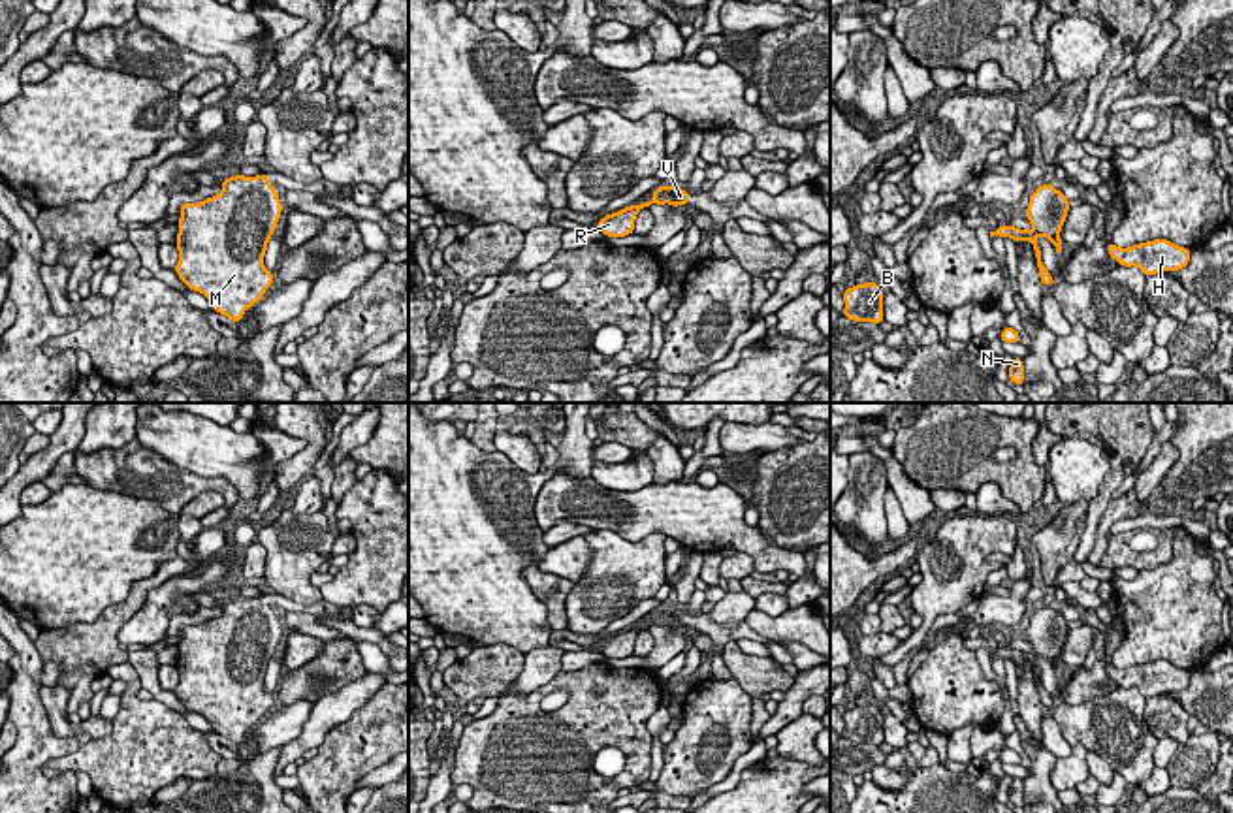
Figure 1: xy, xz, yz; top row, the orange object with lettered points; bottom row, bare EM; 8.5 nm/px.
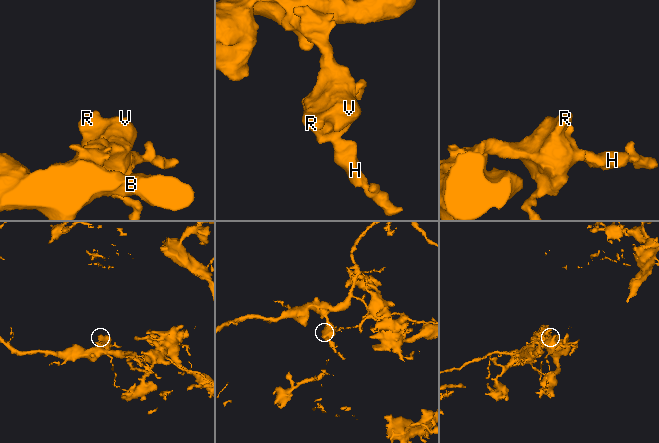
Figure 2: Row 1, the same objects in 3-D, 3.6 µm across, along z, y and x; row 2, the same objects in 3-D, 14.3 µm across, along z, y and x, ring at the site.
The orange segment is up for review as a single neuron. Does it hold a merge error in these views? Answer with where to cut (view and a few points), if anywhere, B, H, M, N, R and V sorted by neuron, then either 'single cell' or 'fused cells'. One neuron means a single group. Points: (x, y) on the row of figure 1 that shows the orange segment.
cut none; groups B H M N R V; single cell

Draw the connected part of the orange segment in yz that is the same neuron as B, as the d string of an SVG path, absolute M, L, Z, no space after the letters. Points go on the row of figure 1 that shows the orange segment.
M877 282L855 284L853 288L845 288L841 294L845 301L843 314L853 322L885 322L883 316L883 297Z

